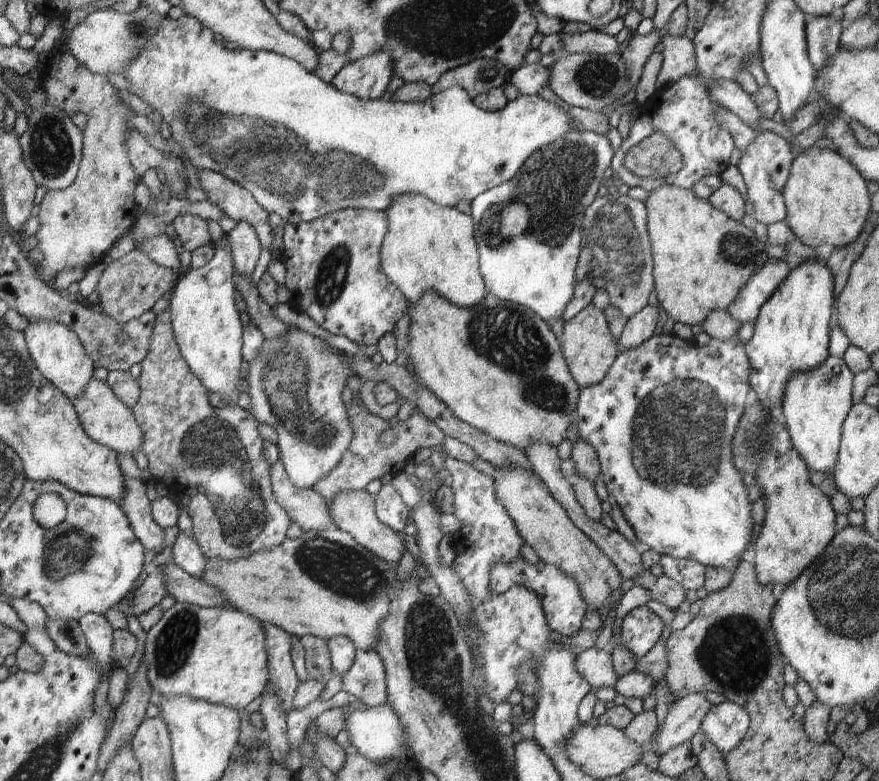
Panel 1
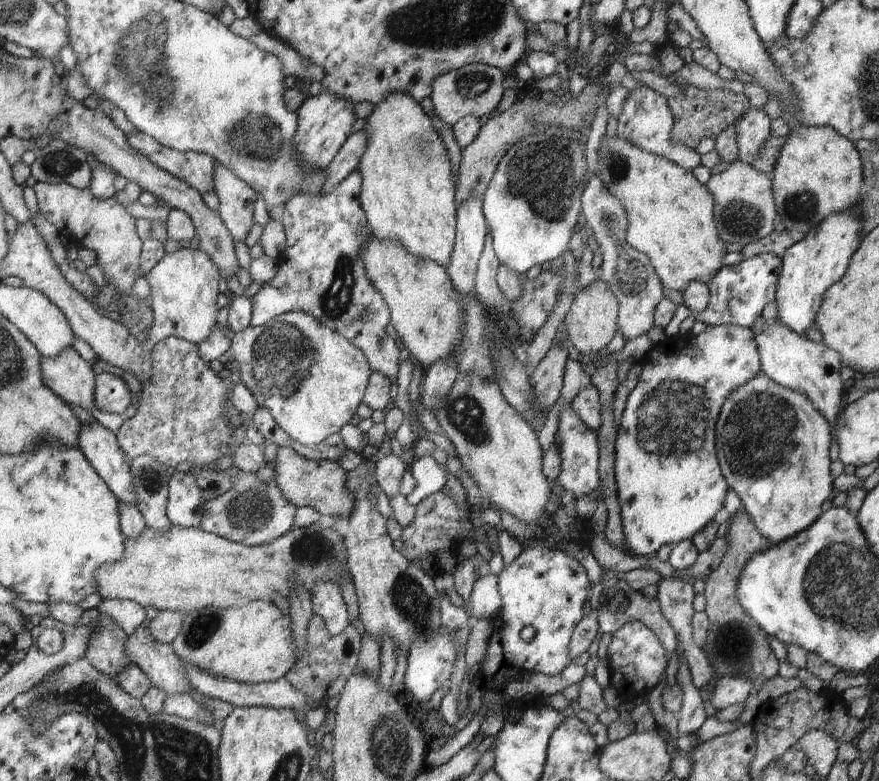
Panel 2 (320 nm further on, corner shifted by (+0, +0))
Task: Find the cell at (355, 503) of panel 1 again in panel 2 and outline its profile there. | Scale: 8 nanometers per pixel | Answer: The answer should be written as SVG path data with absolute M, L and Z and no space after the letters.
M277 446L276 458L272 466L275 472L274 482L282 491L283 497L296 508L312 506L321 516L349 517L355 496L346 490L347 471L342 468L340 463L331 460L313 461L299 455L290 447Z

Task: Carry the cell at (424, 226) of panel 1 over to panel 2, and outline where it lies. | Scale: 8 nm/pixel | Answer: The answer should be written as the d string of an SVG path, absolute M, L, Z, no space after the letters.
M404 91L388 93L381 103L373 105L371 114L365 118L362 130L367 138L367 145L357 168L362 179L358 198L375 238L386 240L394 237L414 256L436 261L445 268L450 262L457 226L458 204L455 201L452 166L446 145L432 125L432 117L424 112L418 101L409 94L400 92Z

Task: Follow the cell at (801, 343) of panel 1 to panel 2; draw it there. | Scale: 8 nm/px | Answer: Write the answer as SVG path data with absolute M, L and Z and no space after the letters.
M856 206L829 214L820 224L808 230L802 240L795 242L782 256L782 270L777 282L775 303L778 320L791 331L805 336L814 324L823 294L838 282L861 241L860 213Z

